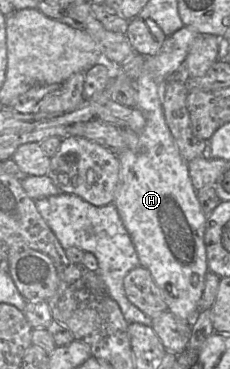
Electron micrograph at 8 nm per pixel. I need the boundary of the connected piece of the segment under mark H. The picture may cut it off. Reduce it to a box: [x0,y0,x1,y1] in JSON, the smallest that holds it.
[113,26,209,322]

